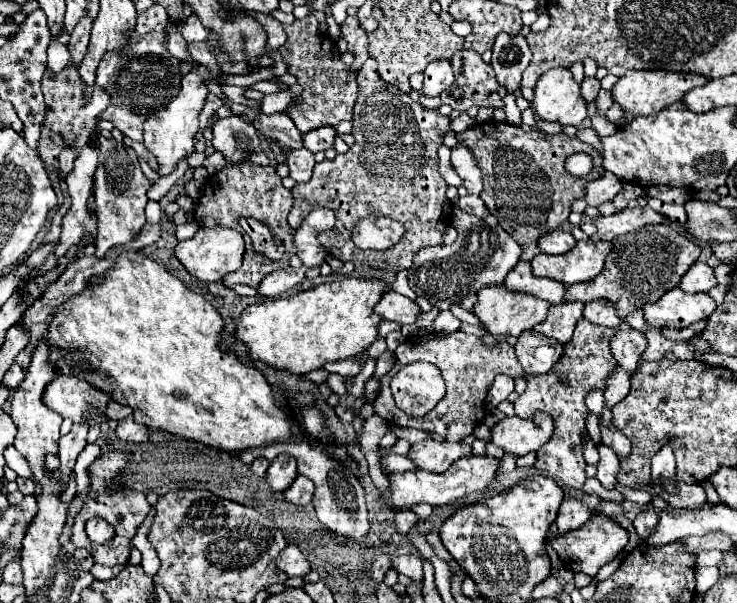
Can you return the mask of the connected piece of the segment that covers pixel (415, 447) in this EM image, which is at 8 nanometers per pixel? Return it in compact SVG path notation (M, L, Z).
M419 441L413 443L407 457L415 463L417 469L425 469L429 473L443 473L457 459L471 453L471 447L463 443L447 443L447 441Z

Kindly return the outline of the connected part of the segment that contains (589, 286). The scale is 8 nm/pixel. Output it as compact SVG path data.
M665 223L647 225L633 233L619 235L611 241L611 245L613 249L605 259L603 271L587 283L569 285L565 291L565 301L591 303L595 299L605 299L617 307L617 315L621 319L625 319L631 311L643 309L643 305L647 303L655 303L669 289L677 287L681 277L697 261L701 253L699 245L695 245L689 237L683 237L671 225Z

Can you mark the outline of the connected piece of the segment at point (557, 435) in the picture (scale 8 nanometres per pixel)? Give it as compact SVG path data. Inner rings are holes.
M579 319L569 343L563 345L561 359L551 367L545 375L527 377L527 389L519 399L513 403L515 415L521 419L533 417L537 411L547 413L553 419L555 431L553 437L537 451L535 469L553 481L561 481L571 489L583 489L585 483L585 459L583 459L583 435L587 433L587 415L589 409L585 407L585 397L593 389L605 391L607 379L613 375L617 361L611 355L611 339L617 329L591 325L587 319Z

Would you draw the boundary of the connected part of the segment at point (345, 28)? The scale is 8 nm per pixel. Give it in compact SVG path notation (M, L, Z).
M347 17L341 23L341 37L349 43L349 51L355 55L355 61L349 65L349 69L359 73L369 55L367 55L367 33L359 27L357 17Z

